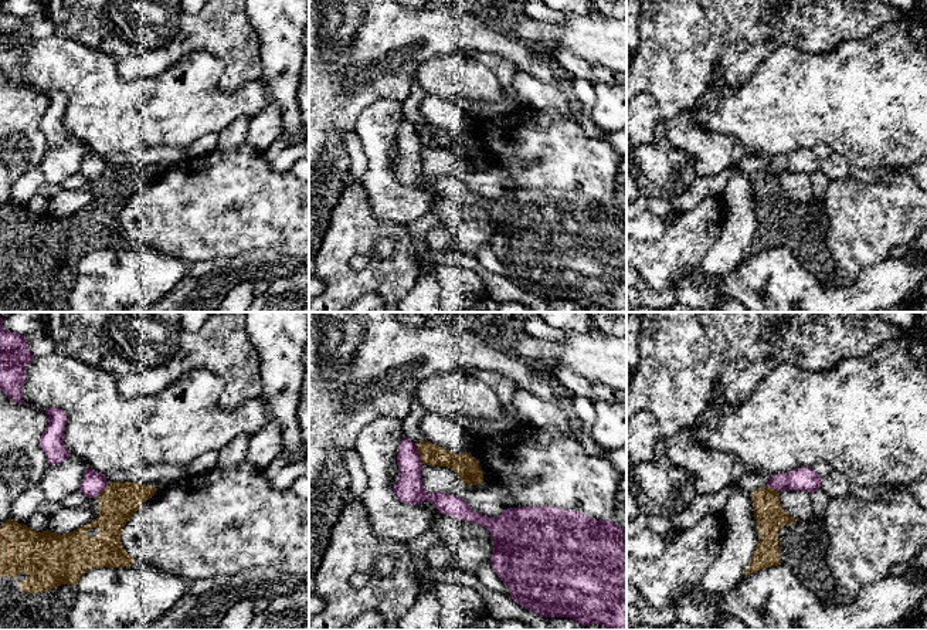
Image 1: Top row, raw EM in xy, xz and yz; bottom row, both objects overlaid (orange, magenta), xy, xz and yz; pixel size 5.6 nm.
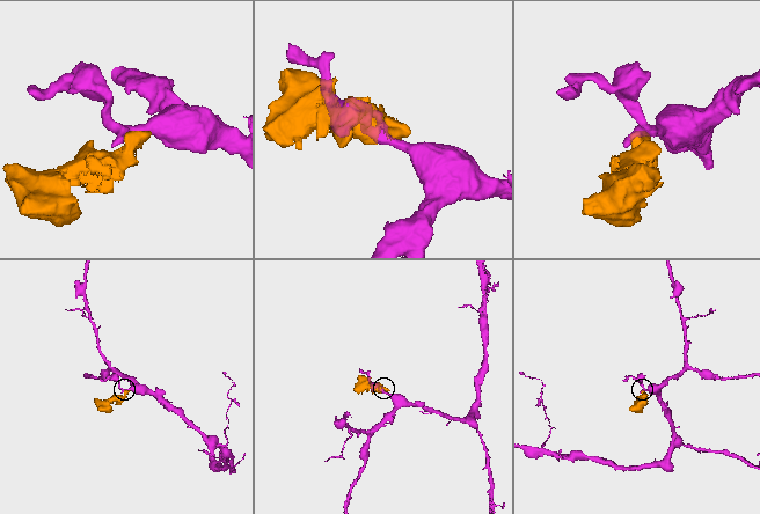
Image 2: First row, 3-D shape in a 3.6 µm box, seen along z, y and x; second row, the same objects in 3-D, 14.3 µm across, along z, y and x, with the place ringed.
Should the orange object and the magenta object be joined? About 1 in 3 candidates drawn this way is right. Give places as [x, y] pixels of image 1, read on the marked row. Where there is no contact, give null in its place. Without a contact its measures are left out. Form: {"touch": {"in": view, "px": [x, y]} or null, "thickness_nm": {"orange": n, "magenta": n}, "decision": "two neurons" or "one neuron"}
{"touch": {"in": "xz", "px": [420, 456]}, "thickness_nm": {"orange": 120, "magenta": 160}, "decision": "two neurons"}

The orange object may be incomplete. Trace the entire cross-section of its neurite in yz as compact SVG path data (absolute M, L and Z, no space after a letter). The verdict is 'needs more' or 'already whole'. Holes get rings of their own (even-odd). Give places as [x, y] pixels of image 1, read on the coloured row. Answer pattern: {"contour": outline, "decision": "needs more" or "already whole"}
{"contour": "M763 487L751 494L755 528L758 531L758 543L746 570L746 576L761 569L784 565L801 580L801 583L814 592L822 603L838 600L832 575L826 562L829 535L824 521L801 522L791 518L780 504L780 492Z", "decision": "needs more"}

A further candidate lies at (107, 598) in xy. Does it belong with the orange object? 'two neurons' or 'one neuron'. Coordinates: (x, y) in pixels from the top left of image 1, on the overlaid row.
two neurons

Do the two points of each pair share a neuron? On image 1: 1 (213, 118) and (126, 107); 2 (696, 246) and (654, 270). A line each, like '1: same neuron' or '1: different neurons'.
1: same neuron
2: same neuron

